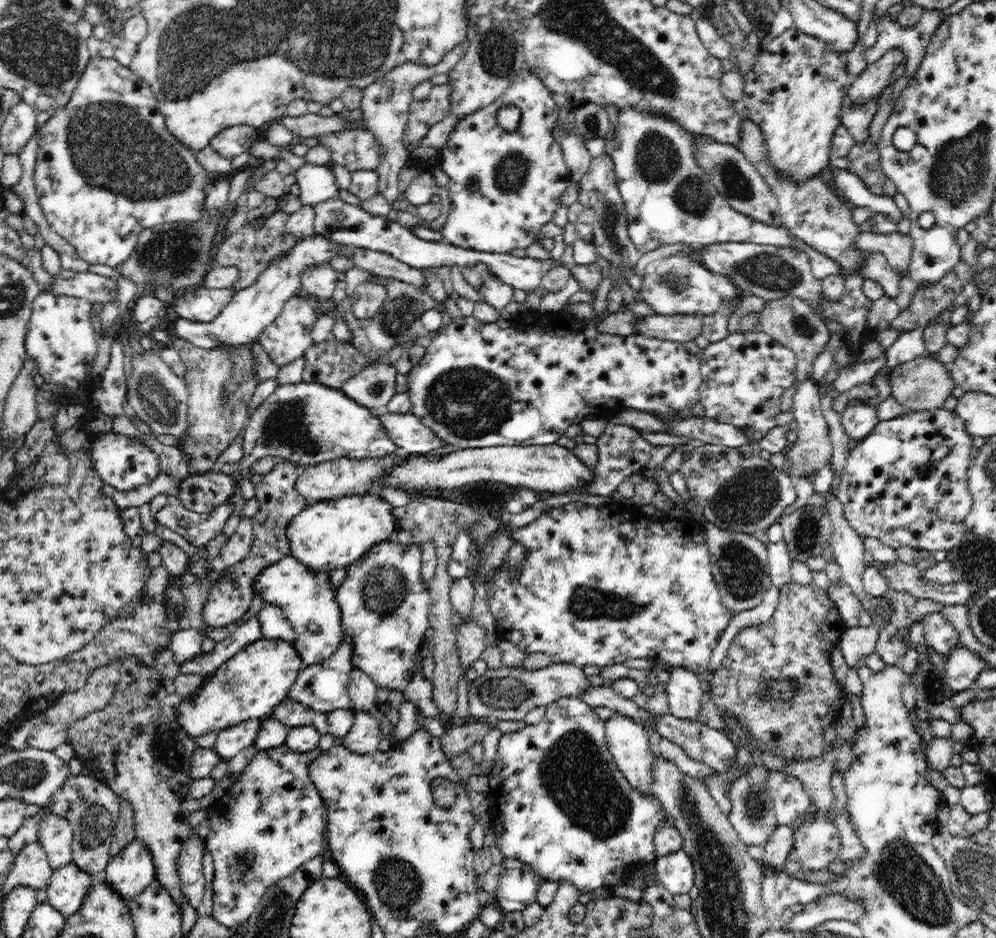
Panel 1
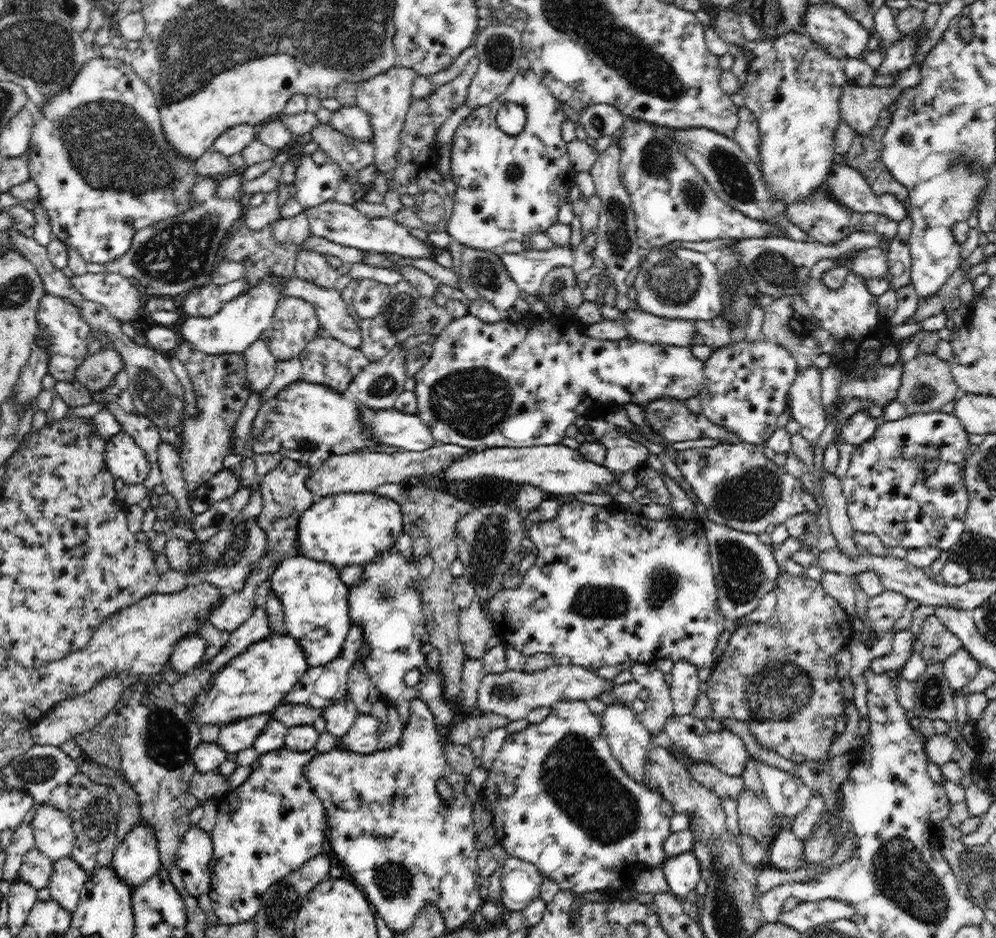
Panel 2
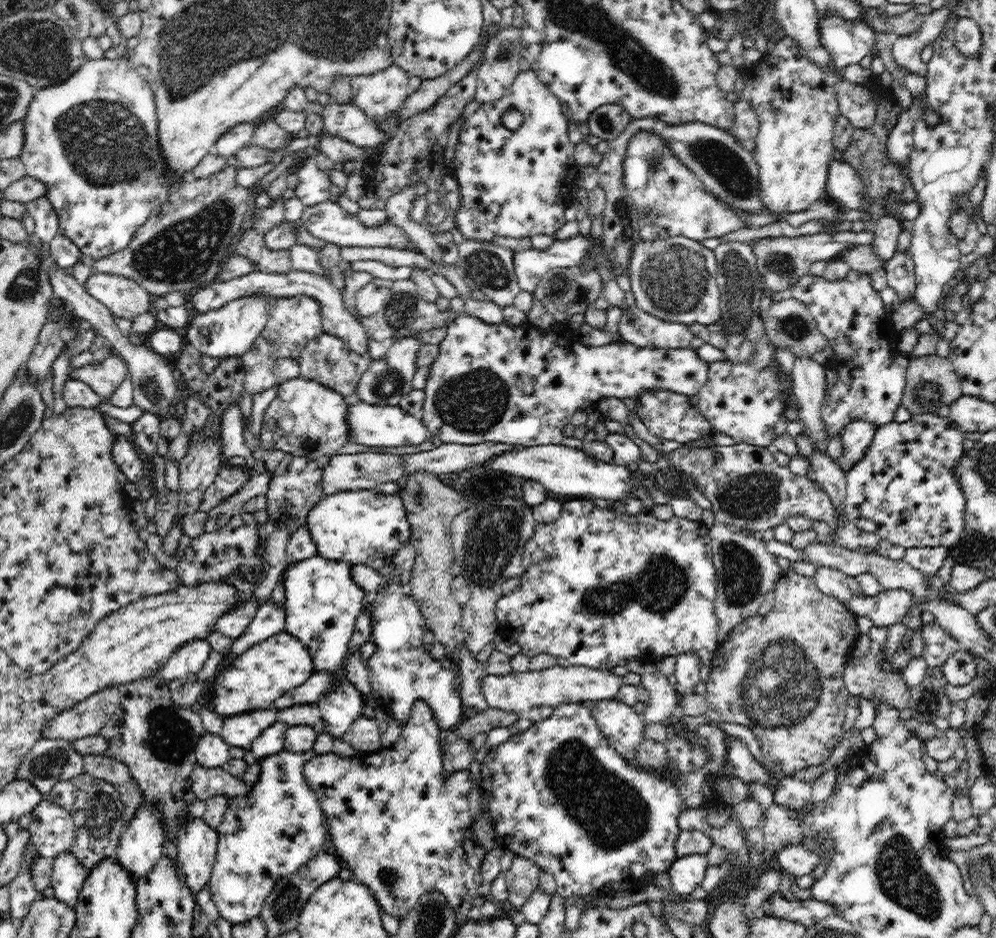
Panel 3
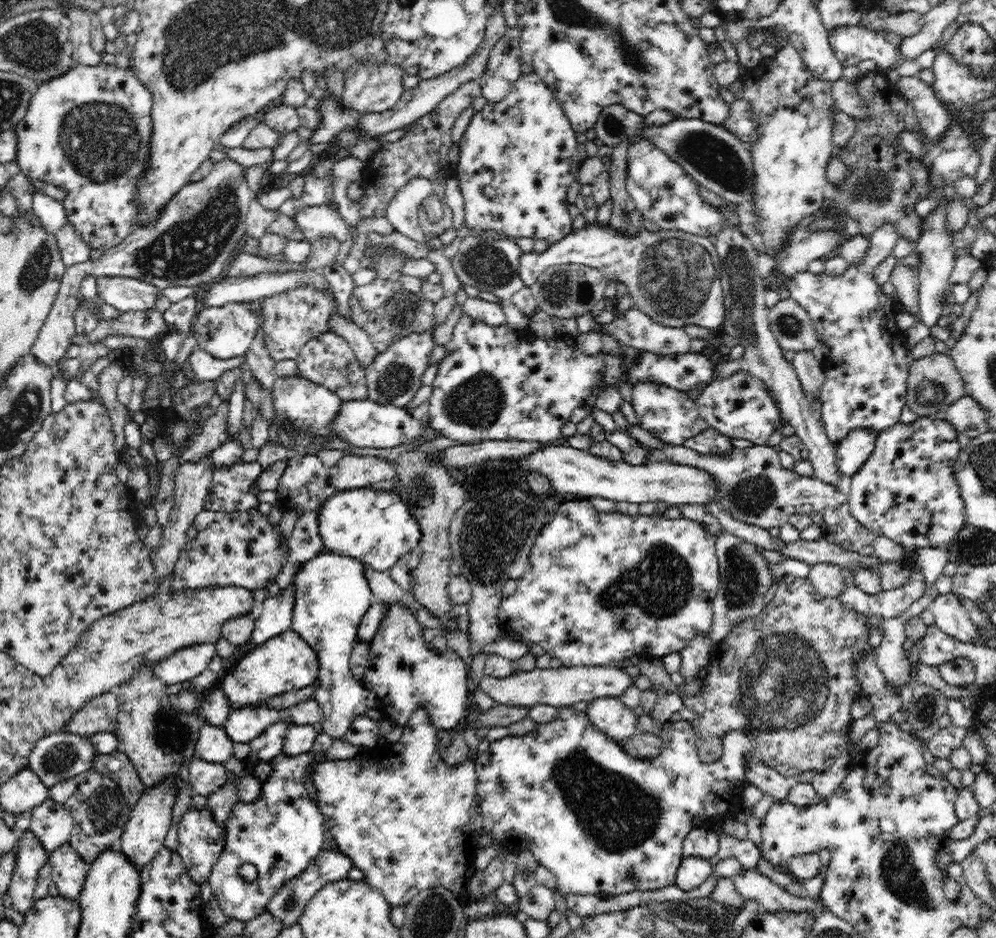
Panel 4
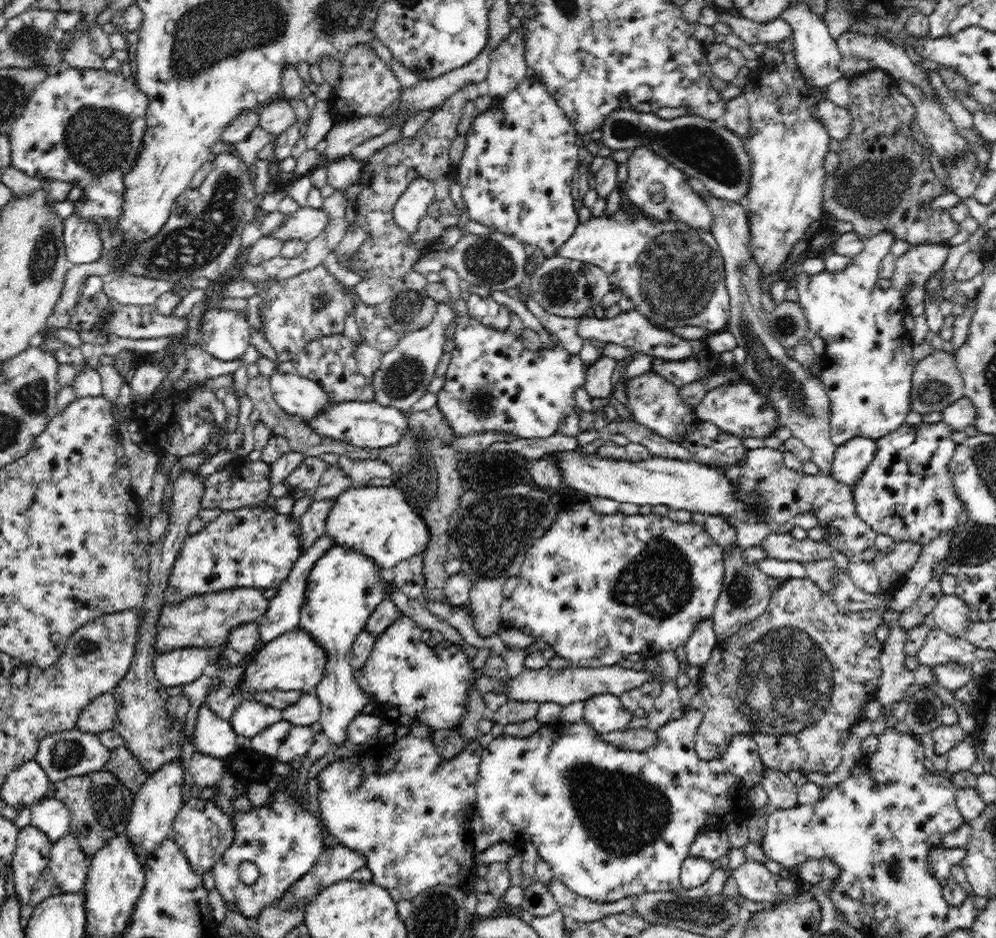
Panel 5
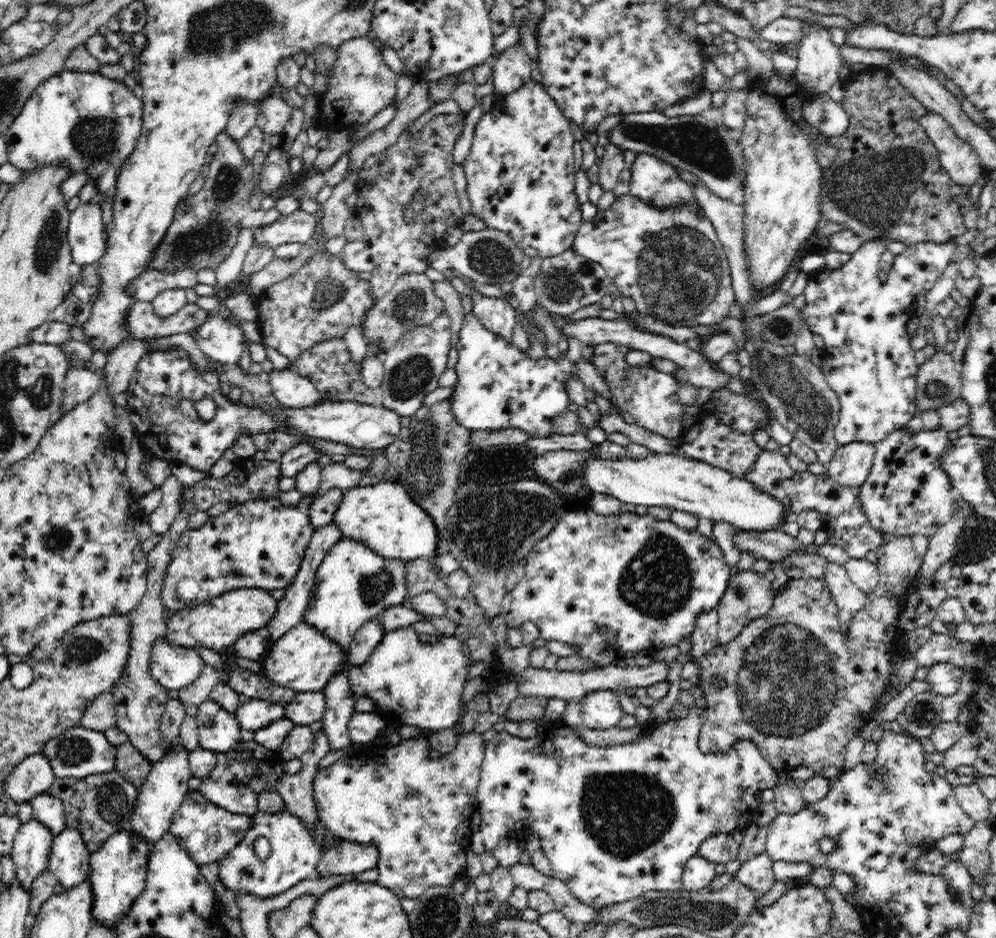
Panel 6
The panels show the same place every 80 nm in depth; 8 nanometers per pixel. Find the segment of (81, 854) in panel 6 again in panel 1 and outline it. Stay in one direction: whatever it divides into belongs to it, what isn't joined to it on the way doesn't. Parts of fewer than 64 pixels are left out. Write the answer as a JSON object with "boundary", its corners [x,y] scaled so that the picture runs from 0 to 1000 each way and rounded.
{"boundary":[[[74,920],[67,921],[52,931],[46,945],[46,962],[67,981],[80,970],[88,948],[93,945],[90,931],[80,928]]]}

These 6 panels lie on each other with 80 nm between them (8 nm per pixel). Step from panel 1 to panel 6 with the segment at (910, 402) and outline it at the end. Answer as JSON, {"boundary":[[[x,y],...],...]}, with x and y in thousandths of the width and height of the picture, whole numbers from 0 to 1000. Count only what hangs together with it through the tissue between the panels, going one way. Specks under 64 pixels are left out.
{"boundary":[[[942,373],[930,386],[922,390],[920,397],[920,437],[922,441],[931,437],[942,437],[949,431],[965,424],[967,407],[964,396],[960,392],[960,386],[954,376]]]}

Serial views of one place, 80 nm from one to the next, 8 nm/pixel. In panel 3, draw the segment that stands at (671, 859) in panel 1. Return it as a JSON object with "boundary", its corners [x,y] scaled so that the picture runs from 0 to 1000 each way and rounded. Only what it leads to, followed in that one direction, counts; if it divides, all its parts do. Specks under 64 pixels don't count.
{"boundary":[[[691,910],[679,915],[669,929],[677,951],[681,954],[690,954],[705,940],[709,928],[711,928],[711,918],[706,910]]]}

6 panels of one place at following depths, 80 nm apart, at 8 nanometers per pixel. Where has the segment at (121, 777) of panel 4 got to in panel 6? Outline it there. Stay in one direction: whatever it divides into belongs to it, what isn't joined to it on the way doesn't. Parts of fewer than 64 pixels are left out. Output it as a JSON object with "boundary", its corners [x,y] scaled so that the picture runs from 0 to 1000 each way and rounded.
{"boundary":[[[130,791],[117,796],[113,821],[120,824],[120,827],[133,835],[137,841],[145,836],[153,816]]]}

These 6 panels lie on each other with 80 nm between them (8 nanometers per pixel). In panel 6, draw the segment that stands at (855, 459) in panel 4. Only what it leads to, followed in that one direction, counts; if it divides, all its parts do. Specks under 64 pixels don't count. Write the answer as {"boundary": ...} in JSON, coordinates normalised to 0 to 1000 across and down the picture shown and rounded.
{"boundary":[[[853,471],[842,474],[829,502],[841,516],[862,519],[869,512],[879,487],[879,474],[874,471]]]}

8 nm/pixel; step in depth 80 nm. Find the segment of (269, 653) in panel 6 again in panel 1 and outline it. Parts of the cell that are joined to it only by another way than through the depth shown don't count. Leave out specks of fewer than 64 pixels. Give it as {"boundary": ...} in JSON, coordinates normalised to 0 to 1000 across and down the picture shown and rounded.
{"boundary":[[[265,680],[255,683],[253,687],[241,691],[241,695],[237,695],[233,701],[223,706],[214,719],[206,721],[201,733],[192,739],[189,746],[181,747],[175,759],[177,771],[181,771],[183,779],[194,789],[211,780],[220,781],[249,767],[270,765],[275,755],[289,742],[290,736],[301,716],[301,708],[303,708],[301,698],[297,696],[297,692],[291,686],[281,681]]]}

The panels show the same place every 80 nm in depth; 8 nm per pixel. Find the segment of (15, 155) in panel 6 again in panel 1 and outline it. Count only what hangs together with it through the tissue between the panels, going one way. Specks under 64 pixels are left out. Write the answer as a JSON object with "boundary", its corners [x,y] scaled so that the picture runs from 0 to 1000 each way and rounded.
{"boundary":[[[91,62],[78,92],[76,92],[68,115],[62,115],[55,120],[44,136],[40,136],[40,143],[38,143],[40,147],[38,147],[39,157],[34,184],[35,205],[39,220],[44,225],[50,241],[76,265],[82,277],[86,277],[88,281],[107,281],[116,286],[128,278],[128,275],[136,268],[139,253],[147,244],[167,238],[196,238],[204,231],[207,211],[213,198],[209,182],[203,179],[196,167],[197,160],[186,157],[169,140],[166,132],[167,128],[159,114],[156,99],[149,88],[141,84],[132,74],[121,70],[115,62]]]}

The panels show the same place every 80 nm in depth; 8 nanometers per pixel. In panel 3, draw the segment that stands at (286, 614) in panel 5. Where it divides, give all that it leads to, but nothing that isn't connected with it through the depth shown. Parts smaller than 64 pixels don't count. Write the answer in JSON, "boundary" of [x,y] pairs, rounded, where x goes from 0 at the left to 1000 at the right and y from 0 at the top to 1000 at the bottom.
{"boundary":[[[271,641],[260,645],[256,657],[245,670],[245,674],[239,680],[234,681],[230,695],[224,697],[226,707],[243,697],[243,695],[247,695],[256,687],[261,687],[261,684],[269,682],[272,678],[285,673],[286,660],[285,646],[280,648]]]}

